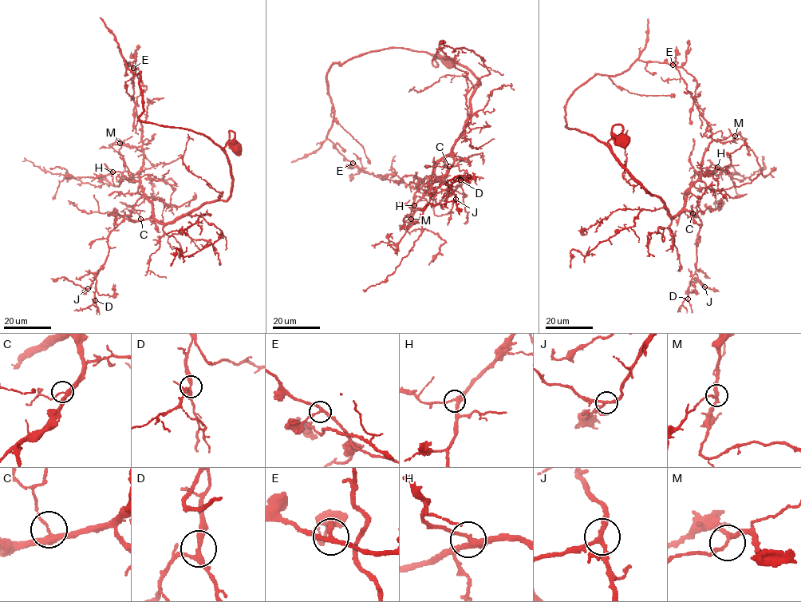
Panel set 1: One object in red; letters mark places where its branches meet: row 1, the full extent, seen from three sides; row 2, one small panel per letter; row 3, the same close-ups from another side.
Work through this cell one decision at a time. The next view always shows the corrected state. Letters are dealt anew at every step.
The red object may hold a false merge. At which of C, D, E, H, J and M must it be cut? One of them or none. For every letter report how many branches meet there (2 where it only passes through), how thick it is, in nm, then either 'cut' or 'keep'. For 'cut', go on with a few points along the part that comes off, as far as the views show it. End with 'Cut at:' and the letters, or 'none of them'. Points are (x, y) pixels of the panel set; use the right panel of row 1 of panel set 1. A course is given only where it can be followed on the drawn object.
C: 3 | 280 nm | keep
D: 3 | 280 nm | keep
E: 3 | 220 nm | keep
H: 3 | 280 nm | keep
J: 3 | 240 nm | keep
M: 3 | 220 nm | keep
Cut at: none of them

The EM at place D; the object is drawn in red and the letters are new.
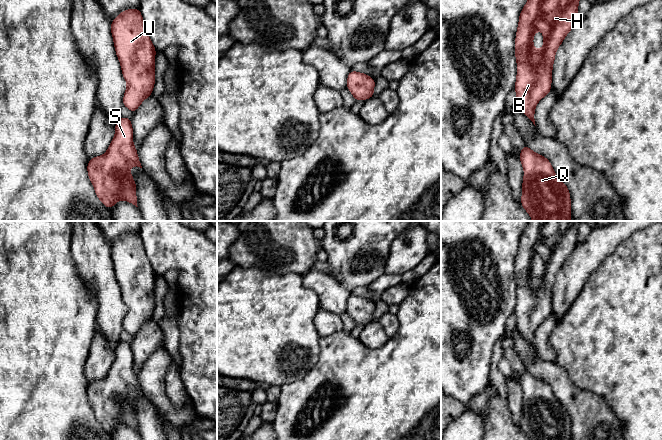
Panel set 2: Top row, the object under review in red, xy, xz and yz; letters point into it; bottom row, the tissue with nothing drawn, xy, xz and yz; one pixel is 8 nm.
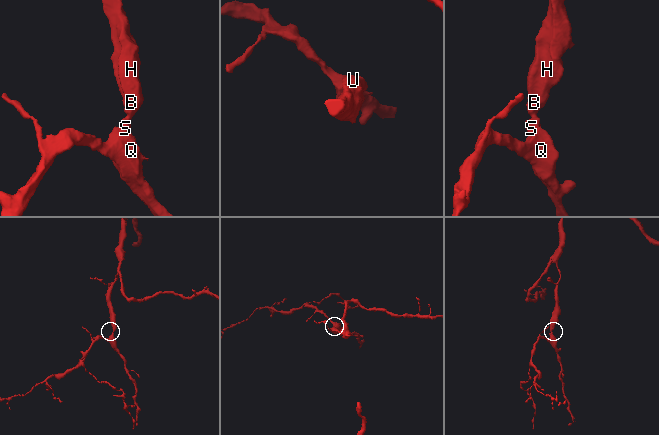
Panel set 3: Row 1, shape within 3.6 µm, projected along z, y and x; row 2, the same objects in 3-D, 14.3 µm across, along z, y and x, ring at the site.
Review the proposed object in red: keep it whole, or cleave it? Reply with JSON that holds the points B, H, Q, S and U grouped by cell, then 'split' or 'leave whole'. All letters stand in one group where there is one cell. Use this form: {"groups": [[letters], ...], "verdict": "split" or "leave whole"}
{"groups": [["B", "H", "Q", "S", "U"]], "verdict": "leave whole"}

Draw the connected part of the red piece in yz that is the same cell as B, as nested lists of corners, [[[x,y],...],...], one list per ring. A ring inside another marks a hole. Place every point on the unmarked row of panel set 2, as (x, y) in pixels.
[[[529,221],[519,240],[519,249],[515,264],[517,301],[514,314],[517,317],[516,328],[534,349],[535,330],[551,315],[552,291],[555,284],[555,276],[576,247],[580,222],[581,221]],[[538,254],[543,255],[544,263],[544,270],[540,274],[536,274],[533,271],[533,260]]]

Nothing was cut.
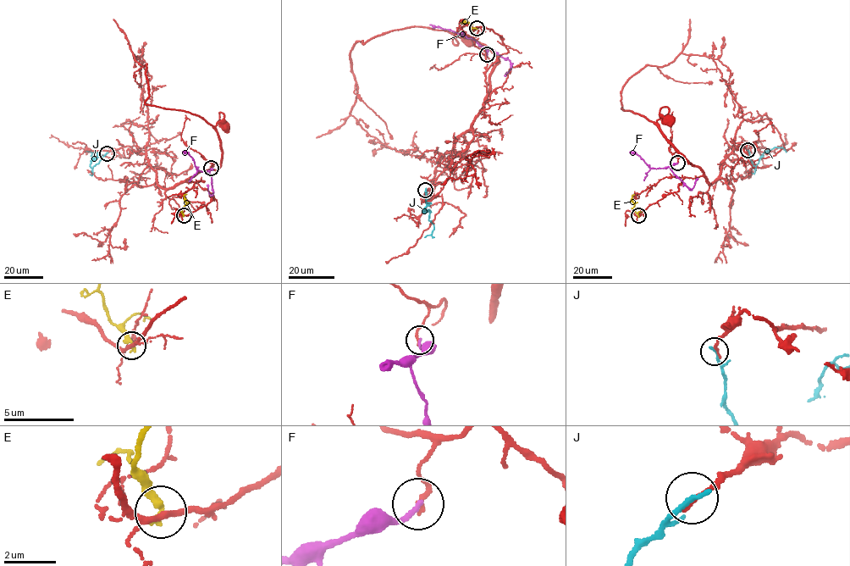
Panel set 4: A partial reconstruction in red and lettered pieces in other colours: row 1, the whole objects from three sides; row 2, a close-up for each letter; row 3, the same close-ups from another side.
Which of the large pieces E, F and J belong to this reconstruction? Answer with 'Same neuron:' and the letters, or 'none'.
Same neuron: none

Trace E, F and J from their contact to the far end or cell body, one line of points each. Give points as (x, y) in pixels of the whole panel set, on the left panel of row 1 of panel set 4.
E: (184, 215), (181, 211), (185, 204), (184, 196), (186, 194)
F: (211, 168), (207, 171), (197, 170), (191, 157), (182, 151)
J: (107, 152), (91, 168), (91, 161), (99, 156), (96, 153), (99, 152), (86, 151)

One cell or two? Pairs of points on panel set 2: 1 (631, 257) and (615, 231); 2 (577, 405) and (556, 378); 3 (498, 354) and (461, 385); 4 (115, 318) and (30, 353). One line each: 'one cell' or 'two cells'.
1: two cells
2: one cell
3: two cells
4: two cells

